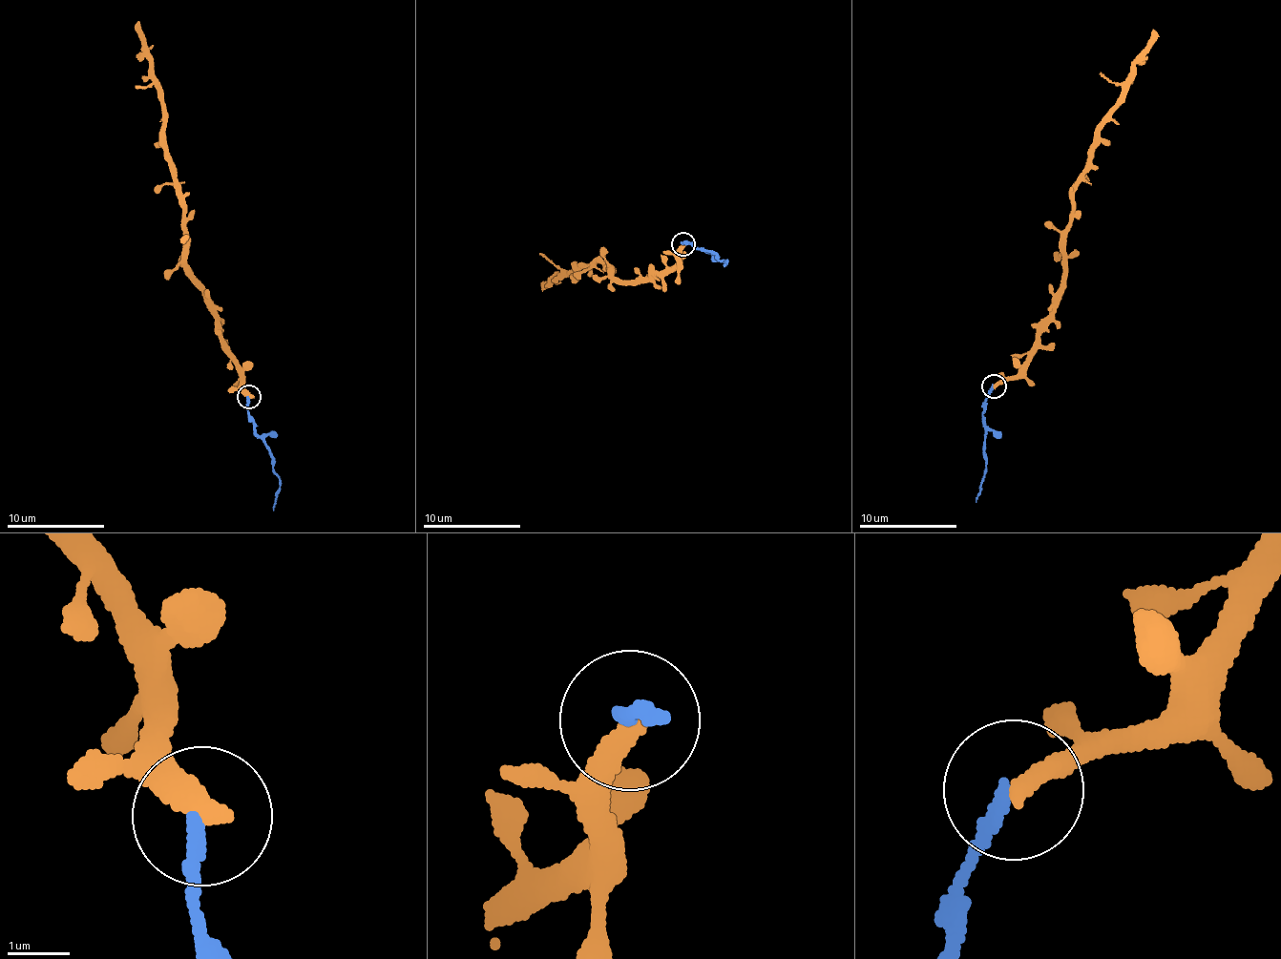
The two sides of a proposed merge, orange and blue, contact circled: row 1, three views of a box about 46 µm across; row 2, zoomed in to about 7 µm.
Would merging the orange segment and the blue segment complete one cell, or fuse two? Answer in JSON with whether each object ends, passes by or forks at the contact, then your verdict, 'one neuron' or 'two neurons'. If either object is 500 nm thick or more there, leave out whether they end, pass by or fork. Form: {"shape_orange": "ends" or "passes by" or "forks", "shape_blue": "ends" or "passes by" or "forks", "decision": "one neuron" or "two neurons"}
{"shape_orange": "ends", "shape_blue": "ends", "decision": "two neurons"}

